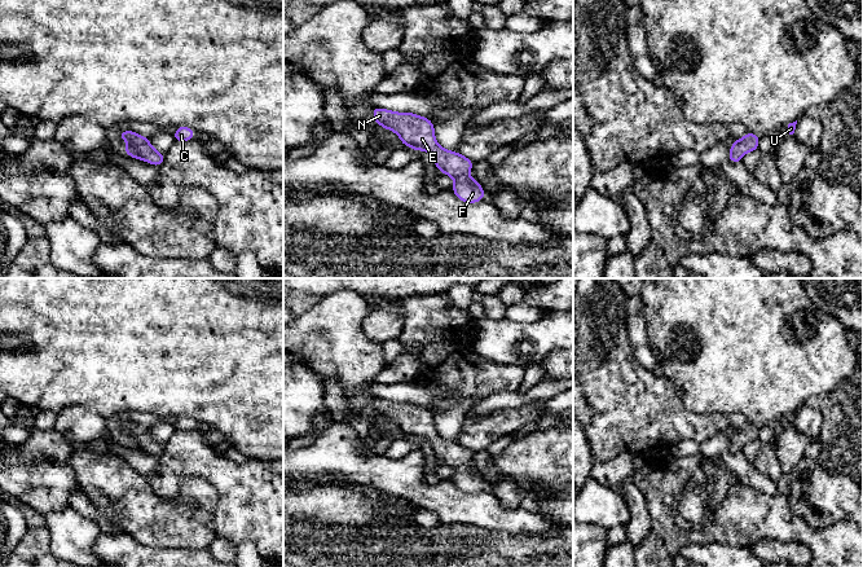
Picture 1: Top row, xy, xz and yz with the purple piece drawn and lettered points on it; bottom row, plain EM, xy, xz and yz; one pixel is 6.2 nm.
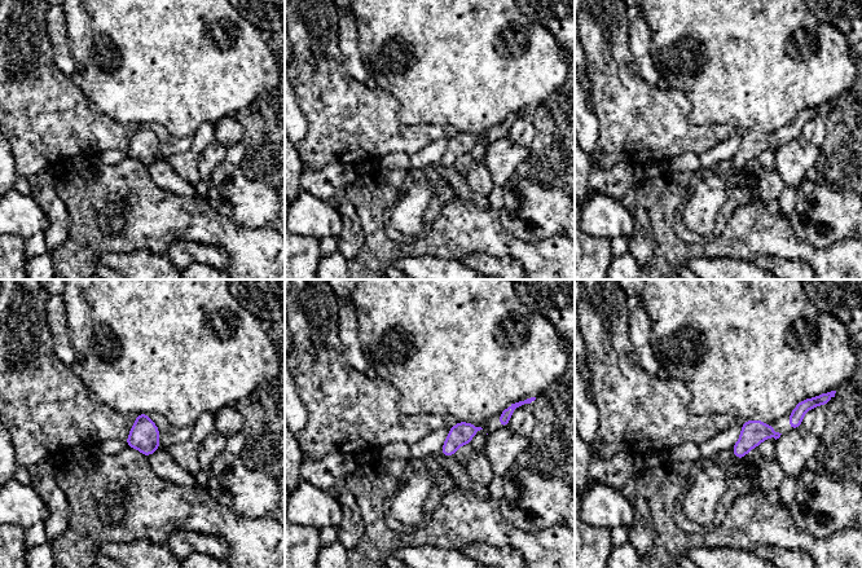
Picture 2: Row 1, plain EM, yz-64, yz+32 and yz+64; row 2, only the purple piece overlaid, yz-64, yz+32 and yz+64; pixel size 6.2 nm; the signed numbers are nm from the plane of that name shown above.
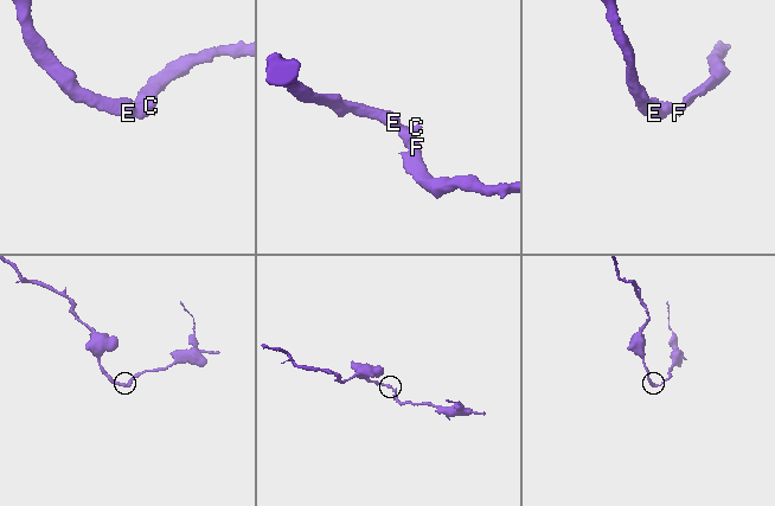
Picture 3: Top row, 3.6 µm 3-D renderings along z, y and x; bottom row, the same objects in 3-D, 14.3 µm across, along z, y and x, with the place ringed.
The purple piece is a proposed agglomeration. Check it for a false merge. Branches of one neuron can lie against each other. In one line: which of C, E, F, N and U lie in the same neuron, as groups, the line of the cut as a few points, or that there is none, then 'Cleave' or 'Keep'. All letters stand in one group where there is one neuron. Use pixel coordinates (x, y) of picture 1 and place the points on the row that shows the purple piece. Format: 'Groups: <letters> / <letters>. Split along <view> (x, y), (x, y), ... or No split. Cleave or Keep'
Groups: C E F N U. No split. Keep

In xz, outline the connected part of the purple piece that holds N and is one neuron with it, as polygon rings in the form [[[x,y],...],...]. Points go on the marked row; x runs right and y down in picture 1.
[[[379,107],[373,109],[373,117],[378,126],[397,133],[404,145],[430,153],[435,158],[435,167],[454,179],[452,190],[462,202],[475,203],[485,197],[477,180],[468,176],[474,162],[459,153],[441,148],[435,139],[433,123],[430,119]]]

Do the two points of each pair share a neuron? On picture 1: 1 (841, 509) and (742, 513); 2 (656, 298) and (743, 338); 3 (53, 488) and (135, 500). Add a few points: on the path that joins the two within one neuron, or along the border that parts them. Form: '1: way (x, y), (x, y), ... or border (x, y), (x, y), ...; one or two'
1: border (787, 496), (789, 508), (811, 526), (818, 527); two
2: way (678, 298), (703, 298), (721, 316); one
3: border (67, 462), (80, 489); two

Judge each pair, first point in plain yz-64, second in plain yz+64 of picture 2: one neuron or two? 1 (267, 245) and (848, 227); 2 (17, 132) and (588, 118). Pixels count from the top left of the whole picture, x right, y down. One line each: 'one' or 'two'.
1: two
2: two

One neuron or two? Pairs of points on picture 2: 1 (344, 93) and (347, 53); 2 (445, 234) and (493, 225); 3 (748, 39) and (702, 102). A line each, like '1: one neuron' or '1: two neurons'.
1: two neurons
2: one neuron
3: one neuron

